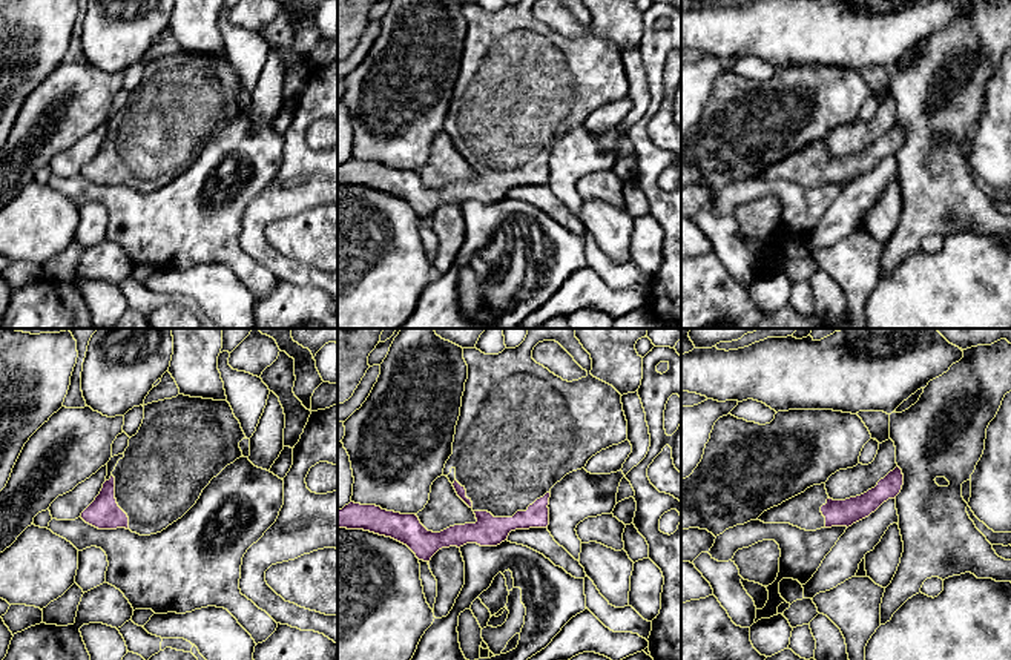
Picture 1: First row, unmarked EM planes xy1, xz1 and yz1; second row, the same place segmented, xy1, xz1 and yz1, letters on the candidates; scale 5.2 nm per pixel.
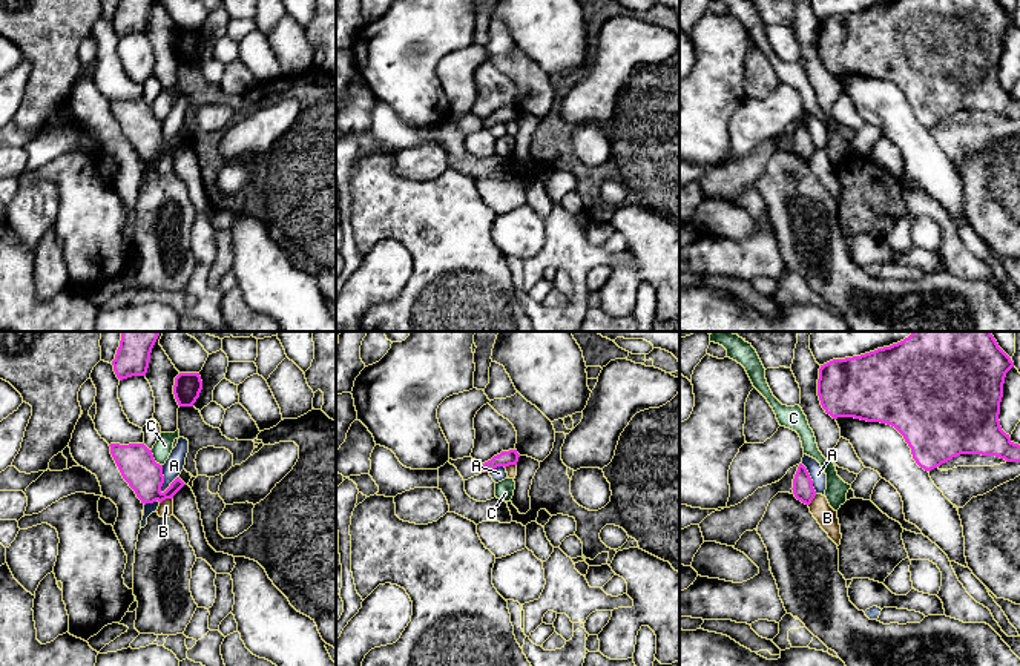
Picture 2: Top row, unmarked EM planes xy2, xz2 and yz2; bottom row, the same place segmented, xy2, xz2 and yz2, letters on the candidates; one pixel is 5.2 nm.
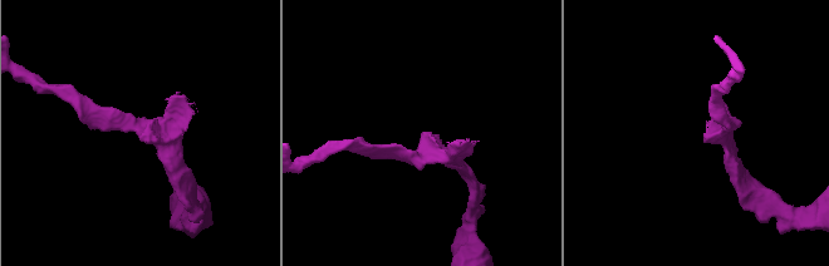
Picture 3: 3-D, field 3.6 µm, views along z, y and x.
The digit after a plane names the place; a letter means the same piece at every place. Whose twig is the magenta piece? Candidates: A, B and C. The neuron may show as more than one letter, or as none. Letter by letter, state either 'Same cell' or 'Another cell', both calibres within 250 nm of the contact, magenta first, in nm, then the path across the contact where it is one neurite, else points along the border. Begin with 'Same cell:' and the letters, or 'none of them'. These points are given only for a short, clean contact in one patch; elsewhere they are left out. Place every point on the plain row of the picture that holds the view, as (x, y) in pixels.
Same cell: none of them
A: Another cell. Thickness 190 nm (magenta) against 100 nm. Boundary: xy2 (161, 121), (163, 149)
B: Another cell. Thickness 190 nm (magenta) against 80 nm. Boundary: xy2 (172, 154), (166, 154), (160, 160)
C: Another cell. Thickness 190 nm (magenta) against 100 nm

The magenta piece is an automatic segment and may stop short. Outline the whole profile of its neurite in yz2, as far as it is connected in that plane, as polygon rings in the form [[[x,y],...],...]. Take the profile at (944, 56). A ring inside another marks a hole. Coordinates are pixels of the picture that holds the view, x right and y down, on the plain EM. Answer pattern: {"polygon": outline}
{"polygon": [[[893,0],[874,8],[833,15],[819,25],[818,52],[833,75],[854,74],[894,83],[911,104],[913,115],[931,127],[960,110],[995,112],[1020,118],[1020,101],[1014,100],[999,77],[1006,29],[1014,23],[999,0]]]}

